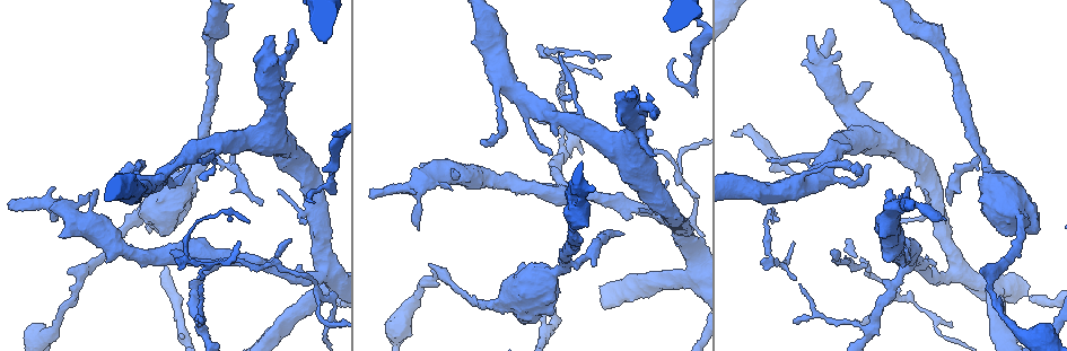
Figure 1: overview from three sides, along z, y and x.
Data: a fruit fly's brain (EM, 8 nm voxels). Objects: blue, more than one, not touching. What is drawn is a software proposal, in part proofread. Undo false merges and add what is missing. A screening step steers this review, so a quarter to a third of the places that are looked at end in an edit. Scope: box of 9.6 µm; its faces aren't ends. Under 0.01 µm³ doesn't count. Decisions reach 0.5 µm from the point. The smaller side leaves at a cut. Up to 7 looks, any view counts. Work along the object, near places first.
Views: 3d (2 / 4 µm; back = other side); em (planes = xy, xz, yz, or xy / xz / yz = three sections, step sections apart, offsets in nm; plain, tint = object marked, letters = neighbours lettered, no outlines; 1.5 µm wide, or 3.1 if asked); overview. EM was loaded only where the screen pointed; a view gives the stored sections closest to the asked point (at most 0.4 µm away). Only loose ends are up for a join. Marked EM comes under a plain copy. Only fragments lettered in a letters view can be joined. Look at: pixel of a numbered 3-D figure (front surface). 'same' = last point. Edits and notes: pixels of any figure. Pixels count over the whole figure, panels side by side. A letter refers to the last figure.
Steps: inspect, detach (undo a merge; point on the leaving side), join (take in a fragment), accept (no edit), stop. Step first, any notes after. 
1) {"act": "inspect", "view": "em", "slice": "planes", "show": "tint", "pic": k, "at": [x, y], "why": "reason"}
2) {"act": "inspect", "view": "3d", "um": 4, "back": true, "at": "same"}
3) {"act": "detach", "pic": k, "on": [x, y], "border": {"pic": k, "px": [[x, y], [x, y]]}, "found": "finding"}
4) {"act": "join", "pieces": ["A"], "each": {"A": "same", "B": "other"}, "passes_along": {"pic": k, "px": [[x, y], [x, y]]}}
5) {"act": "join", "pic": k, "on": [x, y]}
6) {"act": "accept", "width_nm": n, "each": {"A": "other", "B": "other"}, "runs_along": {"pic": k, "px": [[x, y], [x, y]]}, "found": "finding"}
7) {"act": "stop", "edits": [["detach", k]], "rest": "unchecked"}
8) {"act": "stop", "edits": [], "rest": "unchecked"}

{"act": "inspect", "view": "em", "slice": "planes", "show": "letters", "pic": 1, "at": [121, 171], "why": "an open end"}

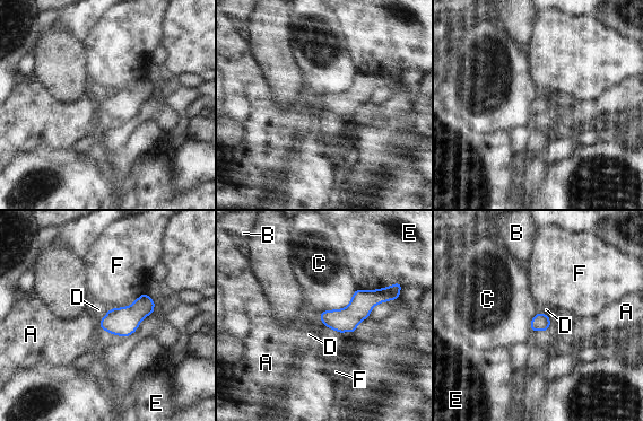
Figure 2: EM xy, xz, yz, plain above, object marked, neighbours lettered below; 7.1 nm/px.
{"act": "accept", "each": {"A": "other", "B": "other", "C": "other", "D": "other", "E": "other", "F": "other"}, "border": {"pic": 2, "px": [[318, 314], [323, 325]]}, "found": "none of them fits"}

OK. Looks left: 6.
{"act": "inspect", "view": "em", "slice": "planes", "show": "letters", "pic": 1, "at": [766, 160], "why": "thin end"}

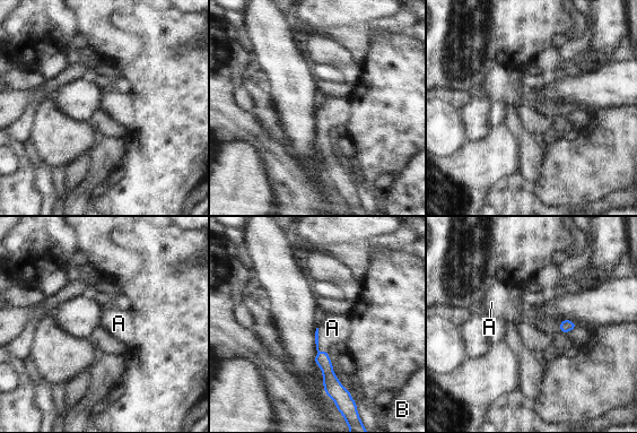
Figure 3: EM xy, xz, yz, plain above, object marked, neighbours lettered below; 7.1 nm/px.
{"act": "join", "pieces": ["A"], "each": {"A": "same", "B": "other"}, "passes_along": {"pic": 3, "px": [[323, 361], [317, 340], [332, 328]]}, "found": "the cell continues"}

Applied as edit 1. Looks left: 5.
{"act": "inspect", "view": "overview"}

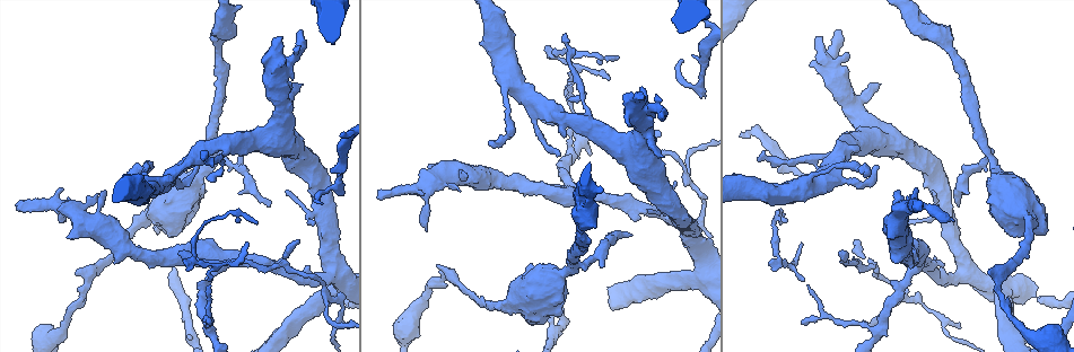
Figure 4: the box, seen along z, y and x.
{"act": "inspect", "view": "3d", "um": 4, "pic": 4, "at": [324, 214], "why": "arms part here"}

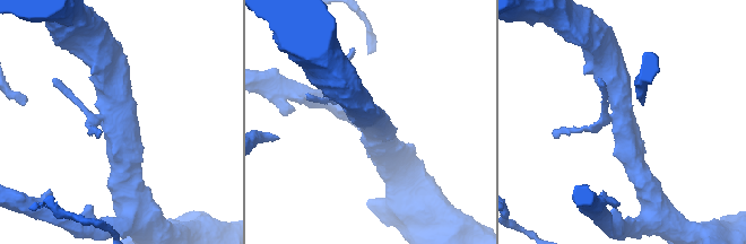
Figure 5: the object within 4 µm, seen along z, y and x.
{"act": "inspect", "view": "em", "slice": "planes", "show": "tint", "pic": 5, "at": [620, 117]}

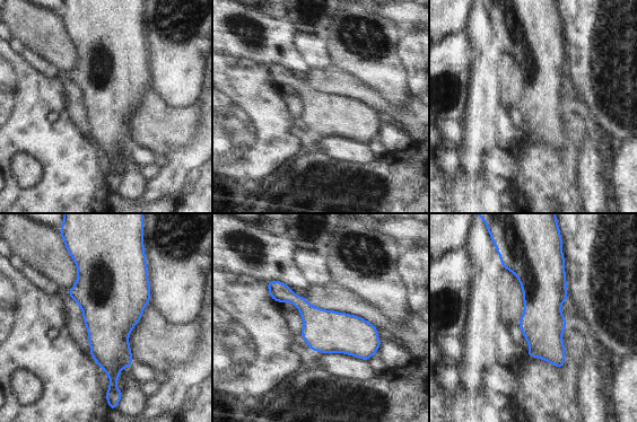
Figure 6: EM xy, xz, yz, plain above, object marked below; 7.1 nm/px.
{"act": "inspect", "view": "em", "slice": "planes", "show": "letters", "at": "same", "why": "what lies round it"}

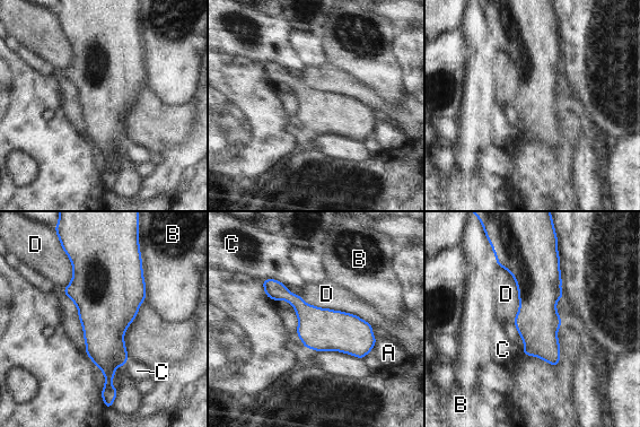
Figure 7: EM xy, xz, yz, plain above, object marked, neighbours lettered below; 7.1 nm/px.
{"act": "accept", "width_nm": 300, "longest_contact_nm": ["D", 550], "each": {"A": "other", "B": "other", "C": "other", "D": "other"}, "found": "one cell here"}

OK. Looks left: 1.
{"act": "stop", "edits": [["join", 3]], "rest": "unchecked"}

